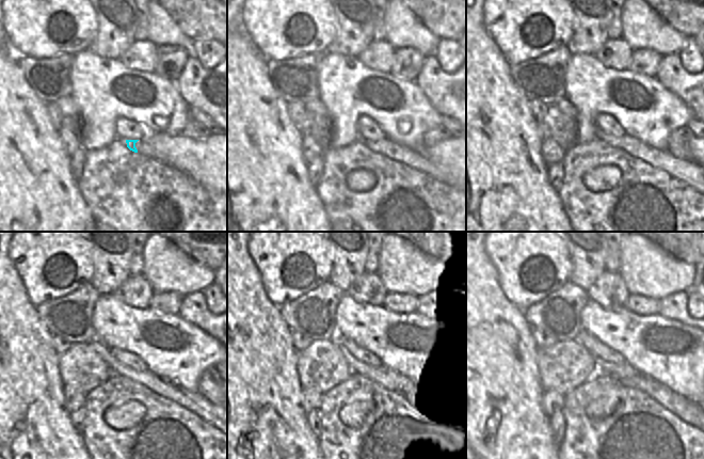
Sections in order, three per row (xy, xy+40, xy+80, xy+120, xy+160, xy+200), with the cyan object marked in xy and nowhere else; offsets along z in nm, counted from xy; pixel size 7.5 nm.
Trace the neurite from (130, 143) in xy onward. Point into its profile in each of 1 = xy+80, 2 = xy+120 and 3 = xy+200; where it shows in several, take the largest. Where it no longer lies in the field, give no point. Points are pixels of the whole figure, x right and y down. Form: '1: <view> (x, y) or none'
1: xy+80 (683, 170)
2: xy+120 (194, 401)
3: xy+200 (619, 372)

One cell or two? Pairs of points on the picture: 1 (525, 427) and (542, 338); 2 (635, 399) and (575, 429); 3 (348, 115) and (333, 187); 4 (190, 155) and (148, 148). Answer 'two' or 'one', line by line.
1: two
2: one
3: two
4: one

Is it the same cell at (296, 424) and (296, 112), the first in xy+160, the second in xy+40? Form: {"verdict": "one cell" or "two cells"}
{"verdict": "two cells"}

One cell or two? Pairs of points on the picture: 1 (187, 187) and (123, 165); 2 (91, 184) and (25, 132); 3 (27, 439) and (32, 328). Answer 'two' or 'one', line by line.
1: one
2: two
3: one

